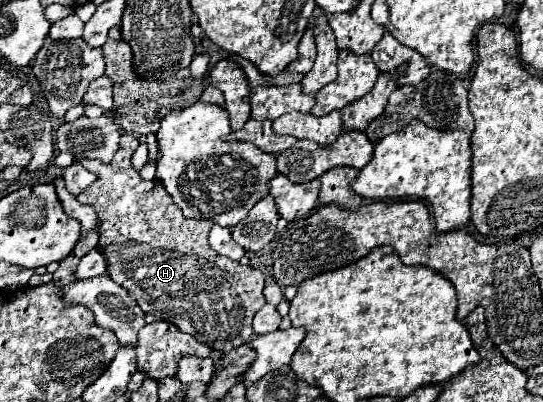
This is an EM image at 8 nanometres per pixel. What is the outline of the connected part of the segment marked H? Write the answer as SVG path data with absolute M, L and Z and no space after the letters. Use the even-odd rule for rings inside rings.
M120 137L120 149L114 153L110 163L100 160L76 157L75 161L90 172L96 174L96 181L86 187L78 199L86 205L92 205L98 215L100 243L102 253L106 257L108 275L120 287L124 287L130 297L142 307L142 311L152 313L156 319L166 319L174 323L184 333L194 335L198 341L208 343L216 351L230 353L232 349L248 343L254 335L252 319L258 309L266 305L264 299L264 275L254 267L244 267L238 261L228 257L220 257L208 243L208 233L212 229L212 221L204 219L186 219L180 213L180 207L172 201L170 193L162 188L158 180L144 181L132 167L130 157L138 147L136 137Z

